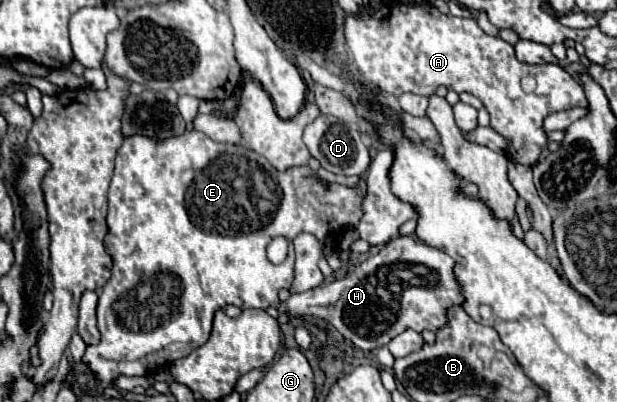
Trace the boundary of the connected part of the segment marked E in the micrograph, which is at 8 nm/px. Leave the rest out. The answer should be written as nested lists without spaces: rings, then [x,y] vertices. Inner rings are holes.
[[[199,130],[185,132],[183,136],[177,136],[177,138],[171,136],[171,138],[161,140],[161,142],[151,140],[147,136],[125,138],[123,144],[121,144],[121,148],[117,150],[115,174],[113,174],[111,186],[109,186],[109,214],[107,214],[107,228],[109,228],[109,232],[105,236],[105,246],[107,246],[109,256],[113,258],[113,268],[111,268],[111,278],[105,284],[103,292],[99,294],[99,304],[97,304],[97,322],[99,322],[99,328],[101,328],[101,344],[89,346],[87,352],[85,352],[85,356],[83,356],[83,362],[85,362],[88,368],[97,372],[99,380],[103,382],[103,386],[111,386],[117,376],[153,374],[157,368],[167,366],[173,360],[187,356],[191,350],[195,350],[195,348],[199,348],[201,344],[207,342],[215,310],[225,308],[227,304],[239,306],[241,310],[245,310],[245,308],[269,308],[269,306],[277,306],[279,304],[279,296],[277,296],[279,290],[281,288],[289,288],[294,279],[294,246],[289,246],[287,260],[283,264],[275,266],[275,264],[271,264],[267,260],[267,254],[265,254],[267,244],[275,236],[289,236],[289,242],[293,242],[293,238],[297,234],[301,234],[301,232],[313,232],[313,234],[317,234],[319,240],[325,242],[325,252],[331,252],[331,246],[327,244],[327,236],[339,232],[343,226],[355,226],[359,222],[359,218],[361,218],[361,200],[363,200],[363,192],[359,188],[345,188],[345,186],[339,186],[339,184],[327,184],[317,174],[313,174],[309,168],[289,168],[285,172],[277,172],[263,156],[259,156],[259,154],[255,154],[255,152],[243,148],[243,146],[217,144],[207,134],[203,134]]]

